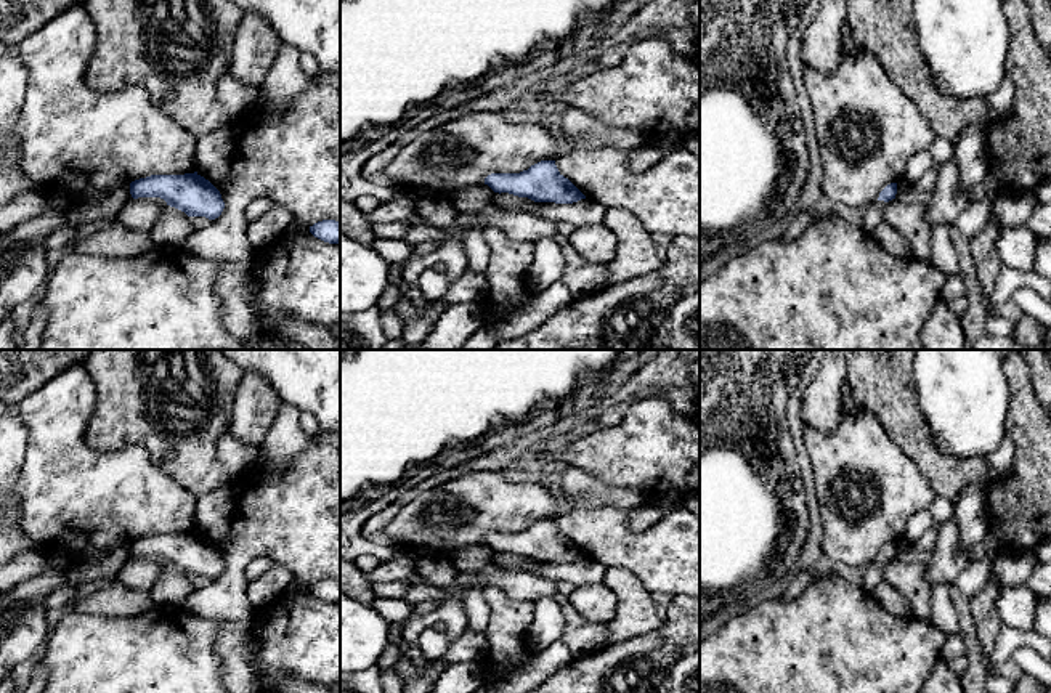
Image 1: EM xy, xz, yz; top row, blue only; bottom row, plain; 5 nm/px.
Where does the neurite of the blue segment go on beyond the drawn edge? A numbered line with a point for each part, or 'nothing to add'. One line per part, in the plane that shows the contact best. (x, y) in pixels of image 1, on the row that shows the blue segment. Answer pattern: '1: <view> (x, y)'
nothing to add

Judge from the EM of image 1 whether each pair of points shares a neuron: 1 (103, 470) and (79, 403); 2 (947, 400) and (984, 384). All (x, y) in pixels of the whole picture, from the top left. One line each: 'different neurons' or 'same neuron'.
1: same neuron
2: same neuron

